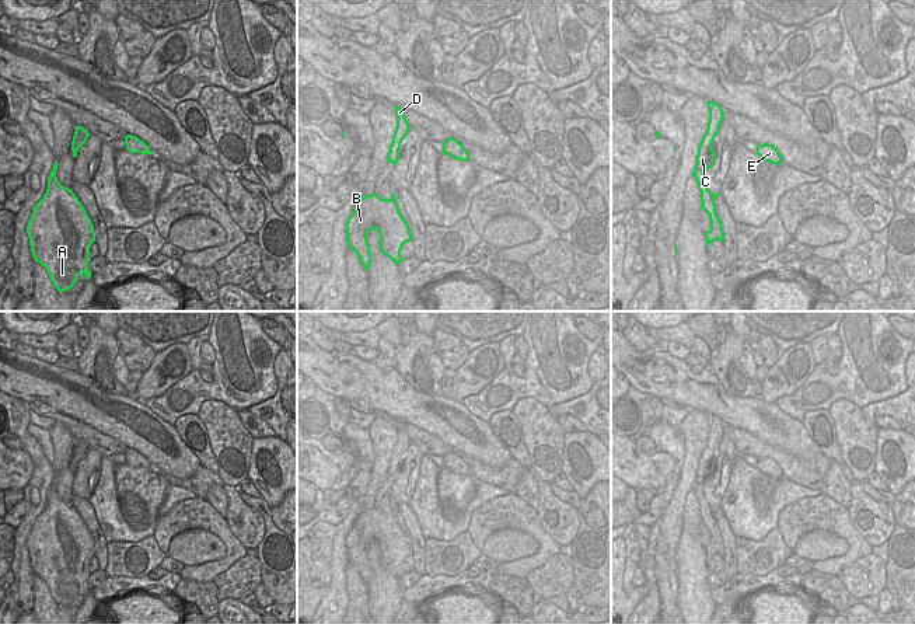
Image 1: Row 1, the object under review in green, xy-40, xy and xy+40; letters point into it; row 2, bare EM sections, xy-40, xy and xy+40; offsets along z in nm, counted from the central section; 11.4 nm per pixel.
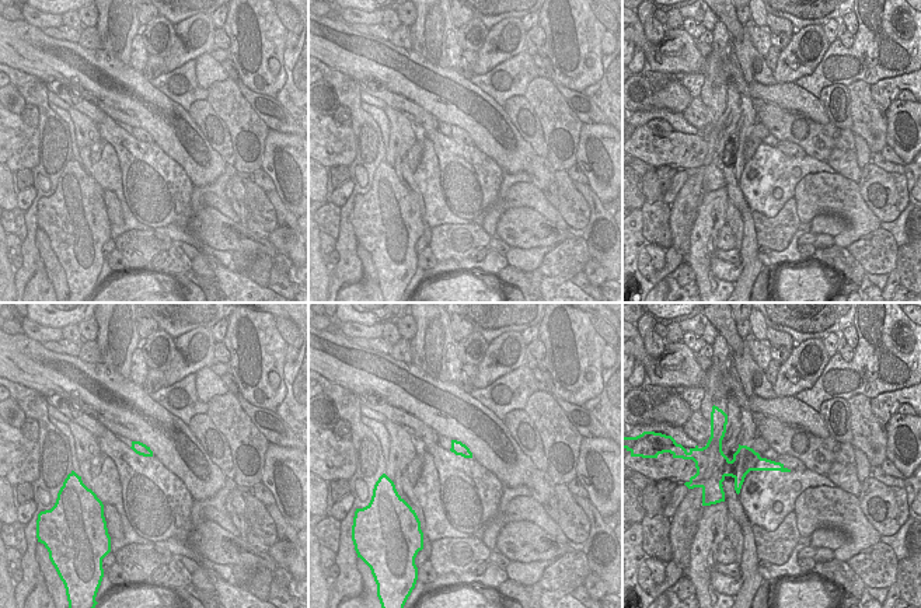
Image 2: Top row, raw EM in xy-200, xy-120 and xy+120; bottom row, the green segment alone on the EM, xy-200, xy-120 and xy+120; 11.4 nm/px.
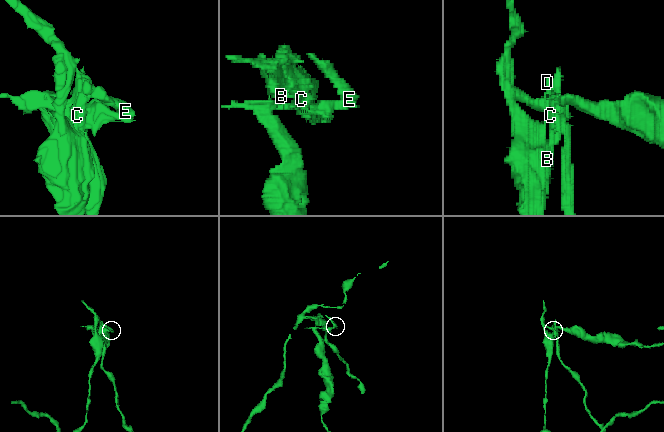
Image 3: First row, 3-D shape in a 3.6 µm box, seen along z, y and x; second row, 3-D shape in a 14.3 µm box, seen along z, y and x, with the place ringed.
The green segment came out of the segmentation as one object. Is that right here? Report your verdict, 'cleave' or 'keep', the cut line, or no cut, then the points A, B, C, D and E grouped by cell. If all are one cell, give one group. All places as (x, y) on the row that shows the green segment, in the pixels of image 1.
cleave | xy+40 (713, 194), (702, 202) | A B / C D E

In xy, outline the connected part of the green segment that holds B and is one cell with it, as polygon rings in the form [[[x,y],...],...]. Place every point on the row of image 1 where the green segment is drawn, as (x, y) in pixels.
[[[377,194],[366,195],[359,199],[352,215],[346,222],[346,238],[350,250],[356,252],[363,268],[369,271],[371,262],[370,245],[367,241],[367,234],[371,230],[380,233],[380,251],[387,255],[397,266],[405,259],[401,255],[402,245],[408,241],[412,241],[411,227],[406,220],[402,217],[397,201],[387,202],[380,198]]]

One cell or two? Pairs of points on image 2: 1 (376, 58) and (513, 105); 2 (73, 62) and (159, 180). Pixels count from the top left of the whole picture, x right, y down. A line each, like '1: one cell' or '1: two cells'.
1: two cells
2: two cells

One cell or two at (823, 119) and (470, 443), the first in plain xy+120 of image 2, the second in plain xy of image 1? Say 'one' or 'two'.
two

